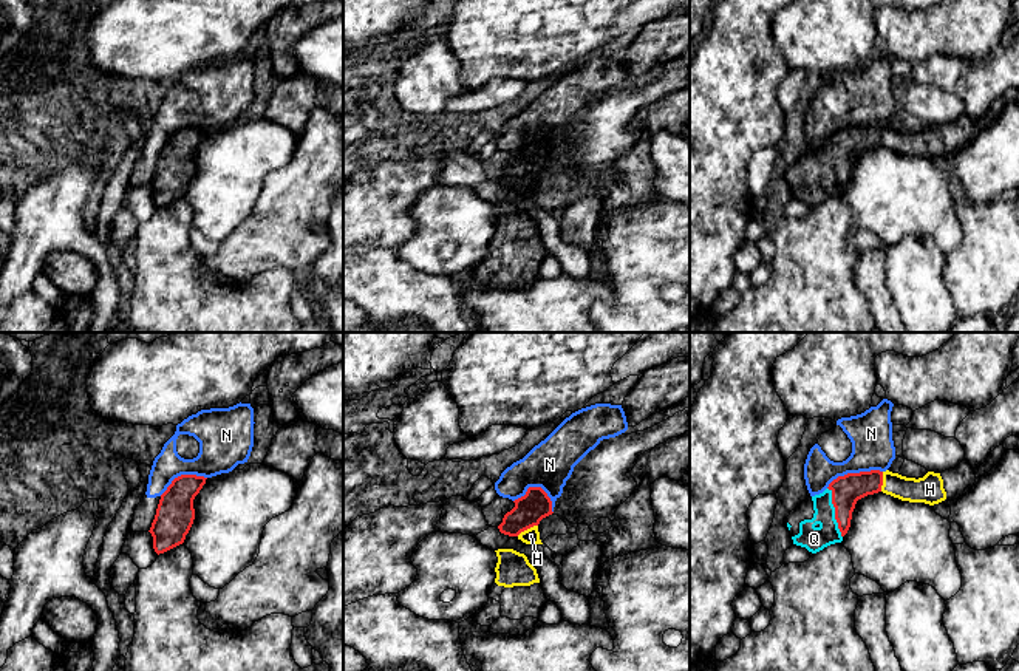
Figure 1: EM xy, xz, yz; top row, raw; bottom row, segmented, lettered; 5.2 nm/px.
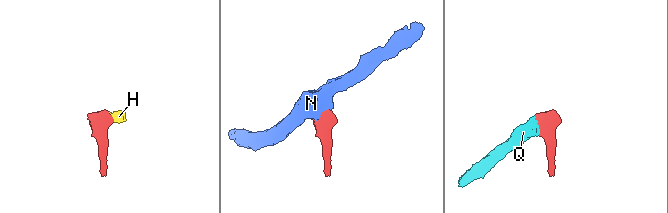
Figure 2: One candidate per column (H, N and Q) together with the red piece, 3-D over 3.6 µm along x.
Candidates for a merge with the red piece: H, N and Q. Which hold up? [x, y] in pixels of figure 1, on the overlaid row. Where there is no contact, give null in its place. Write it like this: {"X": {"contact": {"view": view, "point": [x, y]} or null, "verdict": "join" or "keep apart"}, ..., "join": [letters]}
{"H": {"contact": {"view": "xz", "point": [526, 529]}, "verdict": "join"}, "N": {"contact": {"view": "yz", "point": [854, 473]}, "verdict": "keep apart"}, "Q": {"contact": {"view": "yz", "point": [835, 512]}, "verdict": "join"}, "join": ["H", "Q"]}

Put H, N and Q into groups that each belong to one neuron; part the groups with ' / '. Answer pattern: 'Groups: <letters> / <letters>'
Groups: H Q / N

